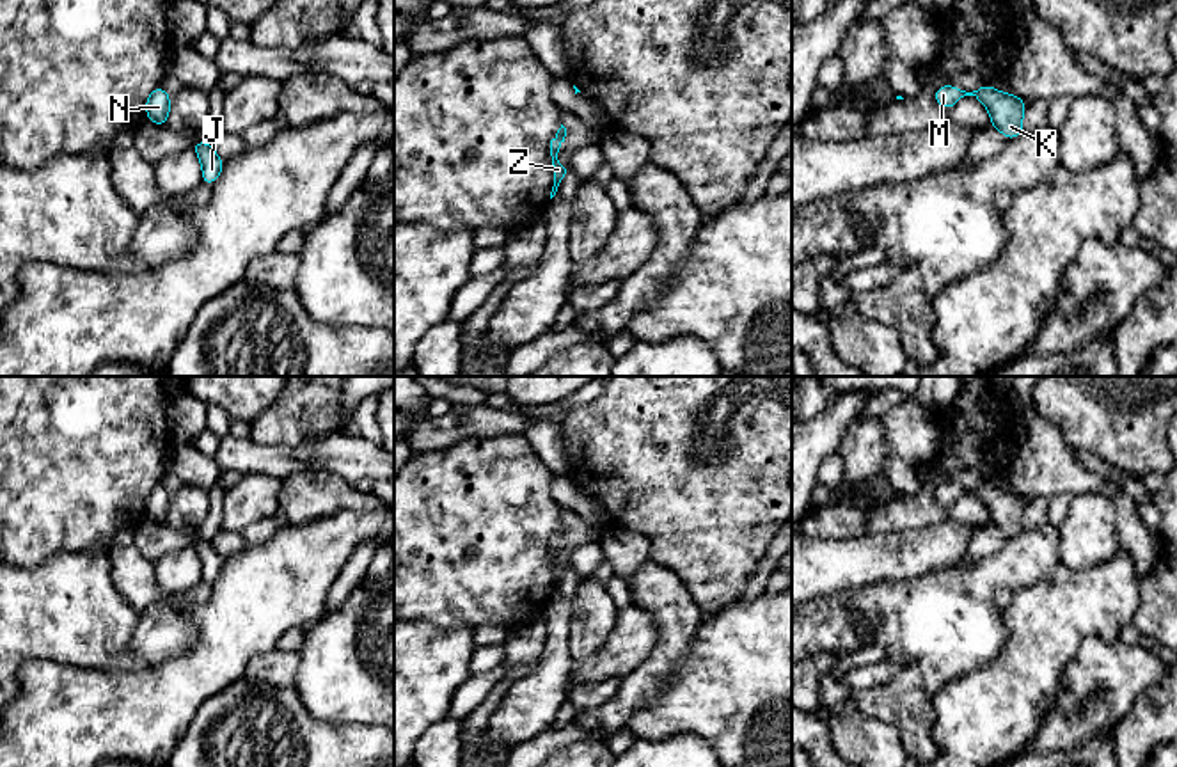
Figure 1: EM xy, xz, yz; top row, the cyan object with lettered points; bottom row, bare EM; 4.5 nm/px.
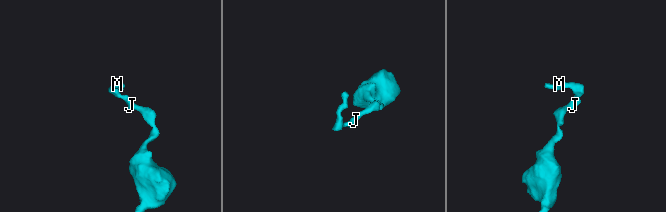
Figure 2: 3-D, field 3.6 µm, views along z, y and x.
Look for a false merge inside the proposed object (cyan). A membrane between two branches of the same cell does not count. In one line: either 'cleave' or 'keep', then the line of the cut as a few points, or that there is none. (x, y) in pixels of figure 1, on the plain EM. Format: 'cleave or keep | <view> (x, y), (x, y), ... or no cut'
keep | no cut

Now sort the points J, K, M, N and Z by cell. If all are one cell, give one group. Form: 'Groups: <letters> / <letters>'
Groups: J K M N Z

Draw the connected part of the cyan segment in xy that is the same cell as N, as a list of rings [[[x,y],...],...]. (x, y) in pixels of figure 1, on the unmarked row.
[[[158,483],[146,497],[146,513],[147,518],[154,520],[156,524],[167,524],[167,515],[170,510],[170,494]]]

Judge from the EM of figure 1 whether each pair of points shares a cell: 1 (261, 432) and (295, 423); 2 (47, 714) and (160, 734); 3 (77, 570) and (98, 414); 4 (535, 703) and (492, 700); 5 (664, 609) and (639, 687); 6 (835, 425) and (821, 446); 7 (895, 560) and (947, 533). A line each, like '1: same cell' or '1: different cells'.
1: same cell
2: same cell
3: different cells
4: different cells
5: same cell
6: same cell
7: same cell

